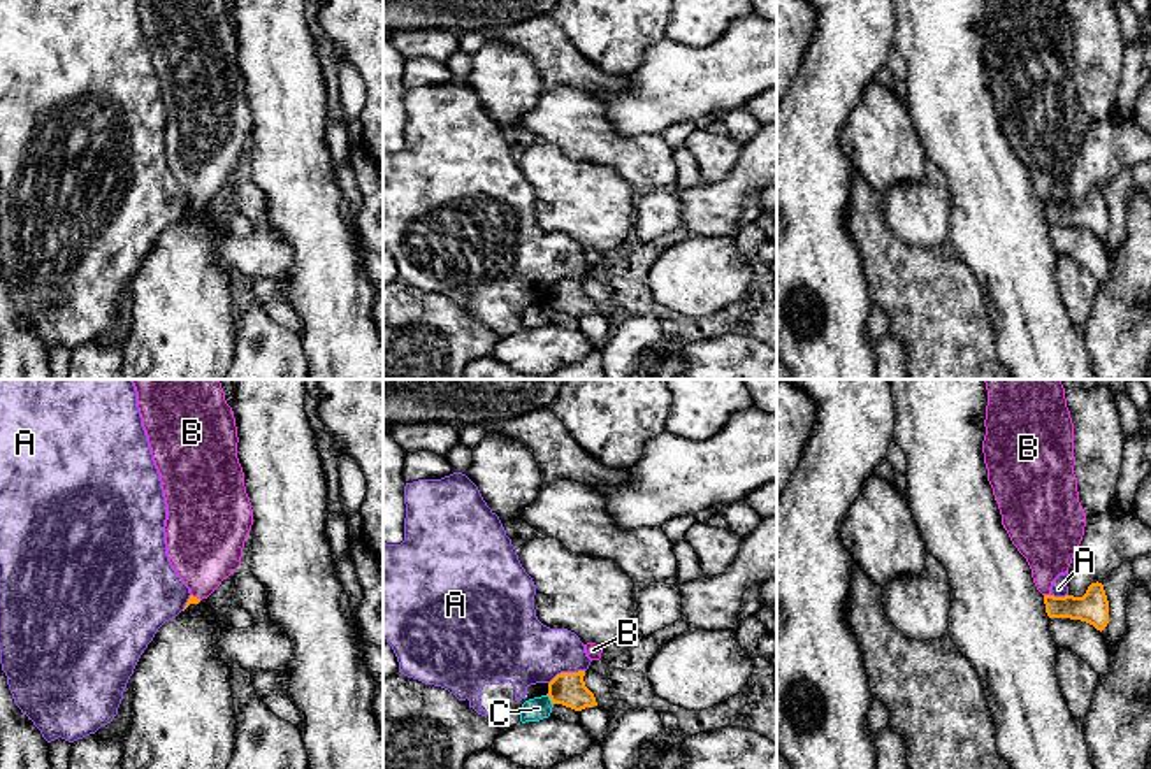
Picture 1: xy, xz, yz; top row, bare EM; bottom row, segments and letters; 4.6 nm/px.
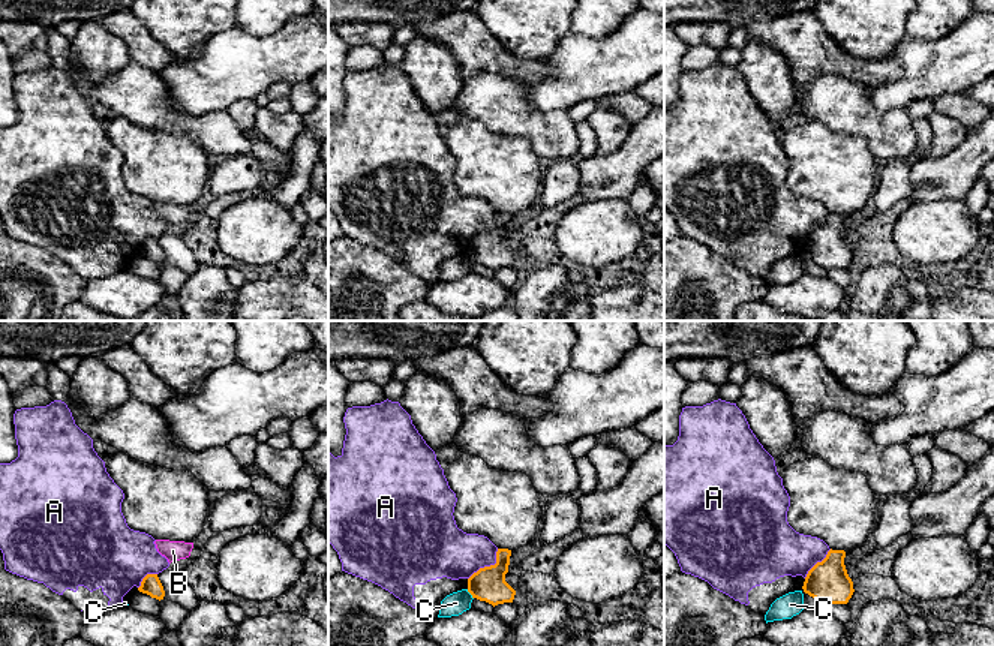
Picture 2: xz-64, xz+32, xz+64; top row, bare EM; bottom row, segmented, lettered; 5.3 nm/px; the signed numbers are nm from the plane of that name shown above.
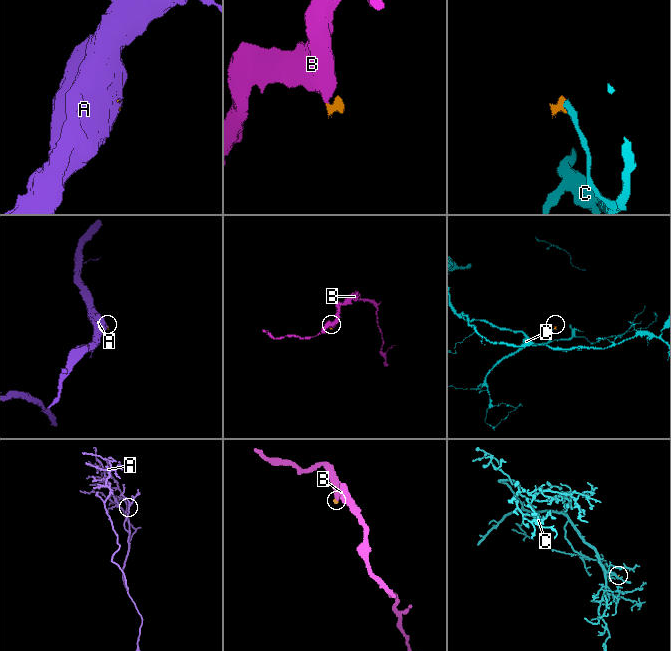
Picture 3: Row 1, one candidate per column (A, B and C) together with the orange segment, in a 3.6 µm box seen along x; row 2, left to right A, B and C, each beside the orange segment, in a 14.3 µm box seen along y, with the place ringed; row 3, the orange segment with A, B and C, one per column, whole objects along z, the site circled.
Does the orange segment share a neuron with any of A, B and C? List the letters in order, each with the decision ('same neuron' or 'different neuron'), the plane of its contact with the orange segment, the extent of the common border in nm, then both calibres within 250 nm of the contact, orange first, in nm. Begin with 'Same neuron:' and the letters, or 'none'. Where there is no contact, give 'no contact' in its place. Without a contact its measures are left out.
Same neuron: B
A: different neuron | xz | 180 nm | 160/320 nm
B: same neuron | yz | 30 nm | 140/260 nm
C: different neuron | xz | 60 nm | 160/110 nm

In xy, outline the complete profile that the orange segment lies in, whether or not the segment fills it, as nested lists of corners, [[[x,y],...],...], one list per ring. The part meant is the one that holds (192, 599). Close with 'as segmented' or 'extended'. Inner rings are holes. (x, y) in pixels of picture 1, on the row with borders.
[[[132,379],[137,407],[148,435],[155,465],[160,472],[167,504],[165,544],[172,569],[190,588],[190,604],[207,599],[225,578],[241,565],[244,541],[253,525],[253,509],[244,486],[244,472],[237,458],[237,427],[232,407],[225,400],[220,379]]]; extended

